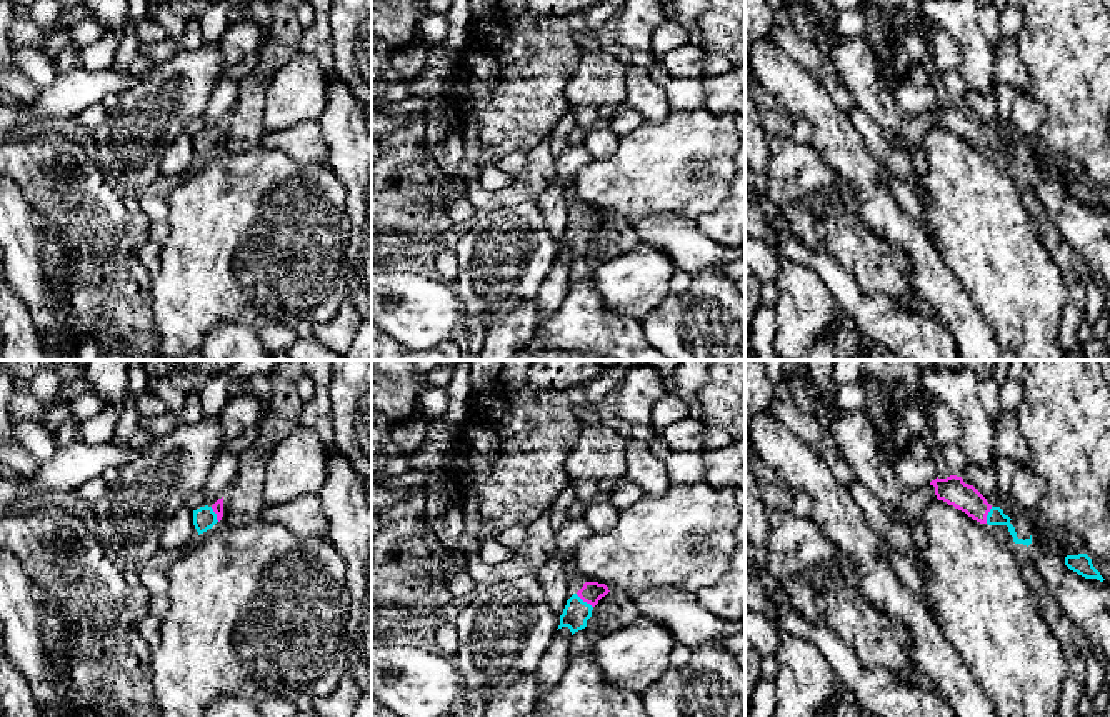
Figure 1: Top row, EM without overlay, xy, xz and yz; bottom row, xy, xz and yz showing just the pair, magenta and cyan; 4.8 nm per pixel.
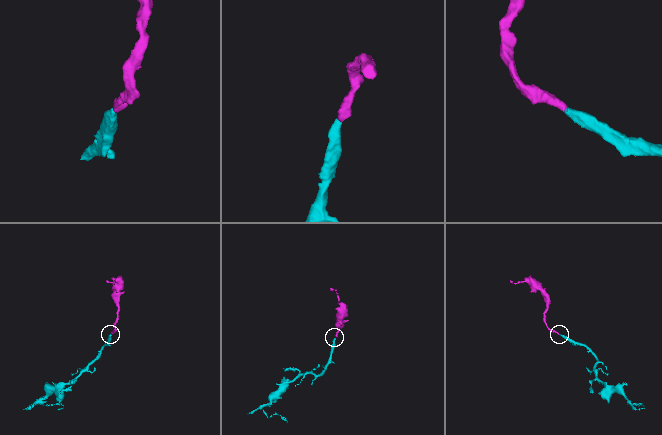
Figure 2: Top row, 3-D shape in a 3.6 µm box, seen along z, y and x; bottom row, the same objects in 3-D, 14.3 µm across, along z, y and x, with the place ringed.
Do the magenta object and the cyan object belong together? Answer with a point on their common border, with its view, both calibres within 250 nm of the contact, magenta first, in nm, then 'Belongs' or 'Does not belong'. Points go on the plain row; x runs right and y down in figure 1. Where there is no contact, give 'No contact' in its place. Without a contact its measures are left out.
Touches magenta at xz (584, 227). Thickness 100 nm (magenta) against 130 nm. Belongs

